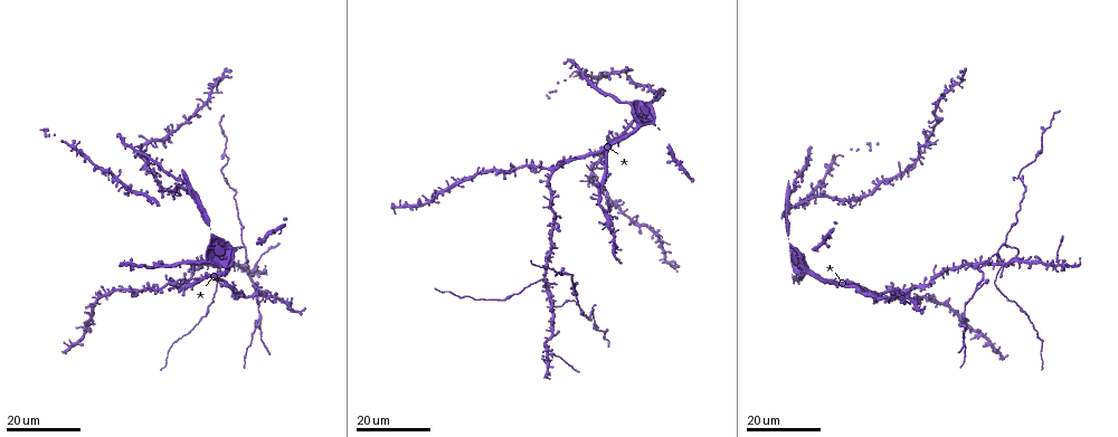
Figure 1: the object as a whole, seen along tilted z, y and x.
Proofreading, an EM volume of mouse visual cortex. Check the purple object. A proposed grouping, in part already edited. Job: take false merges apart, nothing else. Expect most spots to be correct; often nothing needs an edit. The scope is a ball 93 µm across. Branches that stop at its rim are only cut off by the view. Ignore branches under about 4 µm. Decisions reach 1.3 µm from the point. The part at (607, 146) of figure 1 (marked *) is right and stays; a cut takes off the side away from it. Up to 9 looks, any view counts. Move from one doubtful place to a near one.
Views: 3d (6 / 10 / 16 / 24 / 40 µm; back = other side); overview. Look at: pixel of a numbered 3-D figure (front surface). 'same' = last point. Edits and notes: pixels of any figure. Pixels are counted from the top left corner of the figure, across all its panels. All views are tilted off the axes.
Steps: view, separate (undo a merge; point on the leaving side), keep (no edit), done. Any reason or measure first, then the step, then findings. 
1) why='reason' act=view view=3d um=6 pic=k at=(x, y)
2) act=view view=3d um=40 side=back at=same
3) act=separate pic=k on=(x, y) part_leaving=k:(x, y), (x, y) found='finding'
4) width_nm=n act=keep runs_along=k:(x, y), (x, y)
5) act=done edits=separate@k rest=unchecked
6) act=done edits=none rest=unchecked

act=view view=3d um=24 pic=1 at=(549, 289)

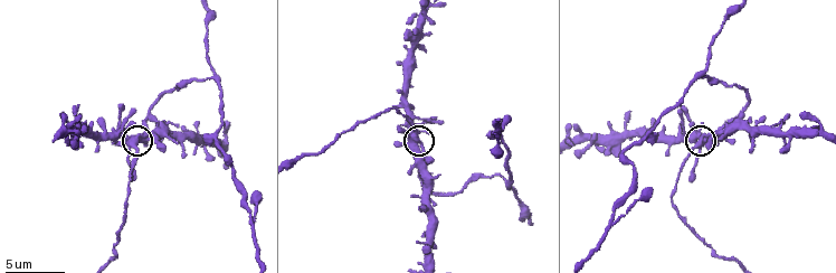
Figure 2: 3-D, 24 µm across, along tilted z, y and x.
act=view view=3d um=6 pic=2 at=(415, 137)

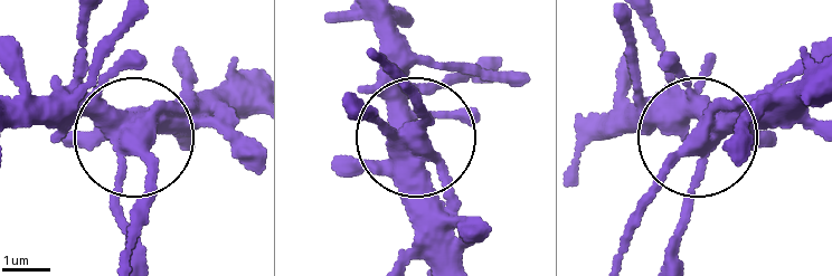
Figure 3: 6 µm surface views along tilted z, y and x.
why='from behind' act=view view=3d um=6 side=back pic=3 at=(142, 138)

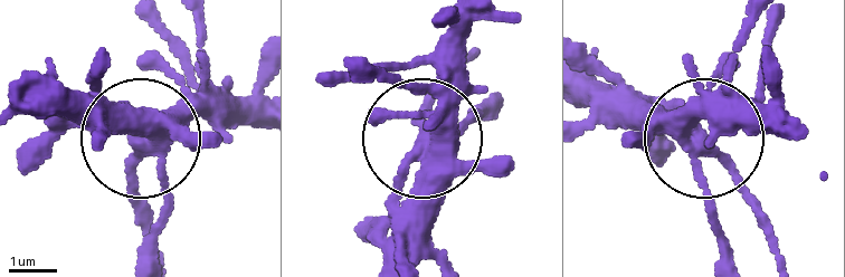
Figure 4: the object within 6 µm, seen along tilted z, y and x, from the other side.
act=keep runs_along=4:(794, 127), (701, 123), (709, 158), (768, 226) found='one cell here'

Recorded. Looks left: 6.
why='branch point' act=view view=3d um=6 pic=2 at=(154, 119)

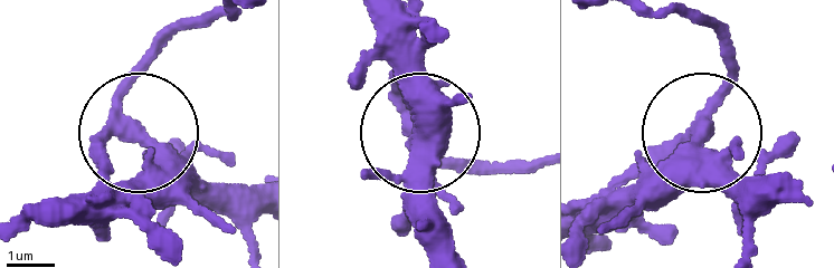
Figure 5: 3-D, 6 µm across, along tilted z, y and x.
side_arm_um=27 act=keep found='one cell here'

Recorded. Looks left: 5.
why='thin arm on a thick one' act=view view=3d um=24 pic=1 at=(593, 309)

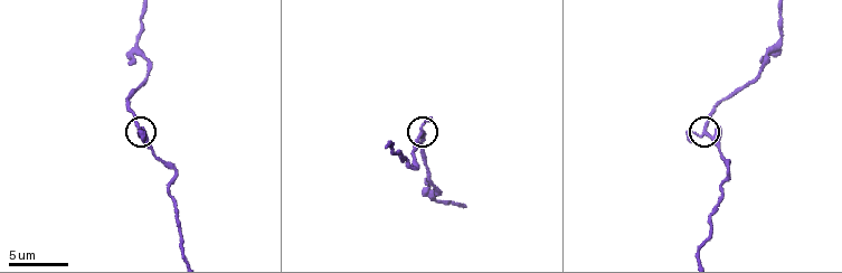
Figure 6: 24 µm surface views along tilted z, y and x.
why='closer look' act=view view=3d um=6 pic=6 at=(704, 129)

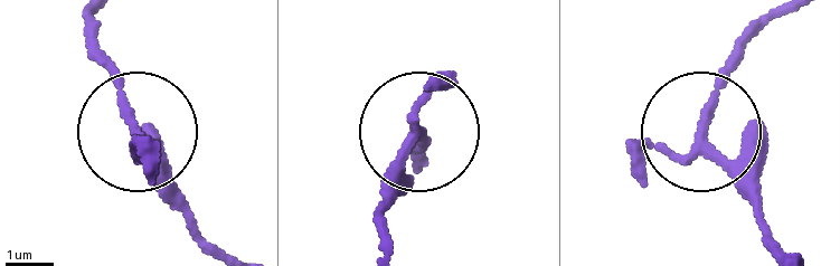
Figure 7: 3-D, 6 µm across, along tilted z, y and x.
act=keep runs_along=7:(773, 252), (707, 124), (737, 47) found='continuous, no second cell'

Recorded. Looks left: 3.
why='looks like a crossing' act=view view=3d um=24 pic=1 at=(1060, 264)

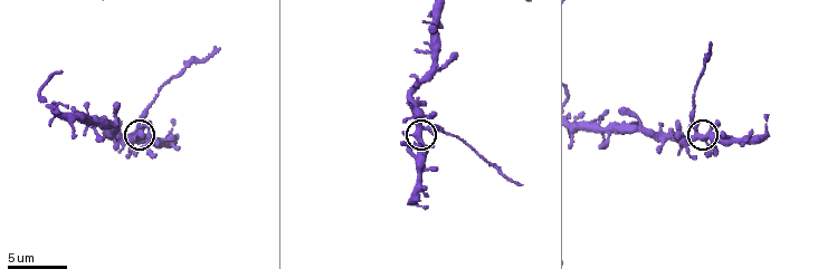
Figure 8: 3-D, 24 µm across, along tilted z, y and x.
act=view view=3d um=10 pic=8 at=(699, 133)

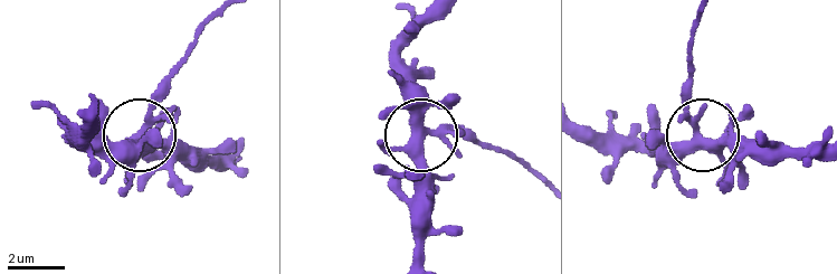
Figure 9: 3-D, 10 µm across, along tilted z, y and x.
act=separate pic=9 on=(174, 73) part_leaving=9:(150, 109), (209, 18) found='a second cell is stuck on'

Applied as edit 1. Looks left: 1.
act=done edits=separate@9 rest=unchecked

